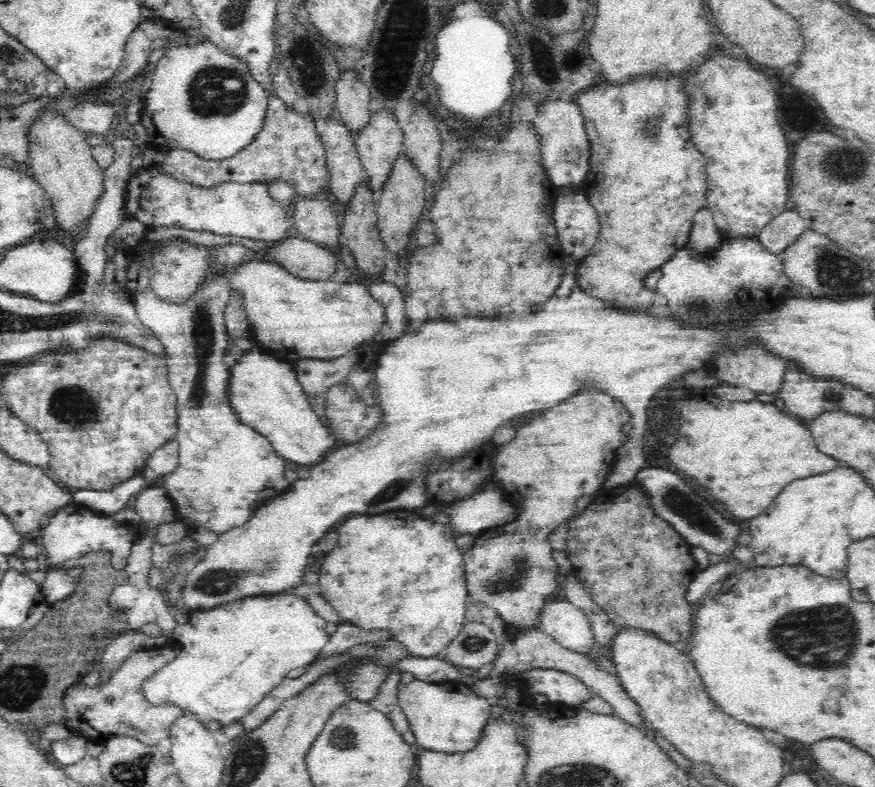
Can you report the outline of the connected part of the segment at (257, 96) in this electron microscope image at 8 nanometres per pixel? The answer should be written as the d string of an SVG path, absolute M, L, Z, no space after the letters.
M208 40L194 44L194 46L188 46L183 42L177 42L176 44L169 45L169 49L165 51L165 55L161 57L158 64L156 64L156 70L154 70L152 76L152 84L145 98L142 100L142 110L139 114L139 122L146 128L146 132L148 132L148 138L150 138L149 145L153 145L159 150L189 150L192 154L204 160L221 161L236 156L240 150L254 142L256 134L258 134L264 126L268 104L269 98L266 87L255 80L249 72L249 67L244 62L241 62L239 58L233 57L231 54L220 50L215 44L212 44L212 42Z

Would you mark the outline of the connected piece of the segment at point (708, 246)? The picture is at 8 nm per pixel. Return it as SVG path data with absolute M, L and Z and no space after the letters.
M700 210L694 218L687 248L690 252L699 256L710 256L716 250L720 250L723 238L720 236L712 212Z

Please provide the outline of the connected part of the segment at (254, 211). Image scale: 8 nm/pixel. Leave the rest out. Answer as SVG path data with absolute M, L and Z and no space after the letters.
M162 166L142 169L130 179L127 187L125 212L138 220L148 229L168 226L168 228L188 228L188 230L204 230L224 236L240 236L252 240L283 240L286 230L291 226L290 210L281 206L268 191L268 183L264 182L221 182L213 187L196 185L190 181L182 181L171 174L164 173Z

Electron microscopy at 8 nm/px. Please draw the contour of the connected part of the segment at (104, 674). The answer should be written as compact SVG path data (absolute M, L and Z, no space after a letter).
M138 630L116 632L116 636L108 642L108 646L106 646L106 650L104 650L96 667L96 670L100 672L100 682L106 682L111 672L115 671L132 654L132 651L164 647L167 643L168 639L164 636L150 638Z

